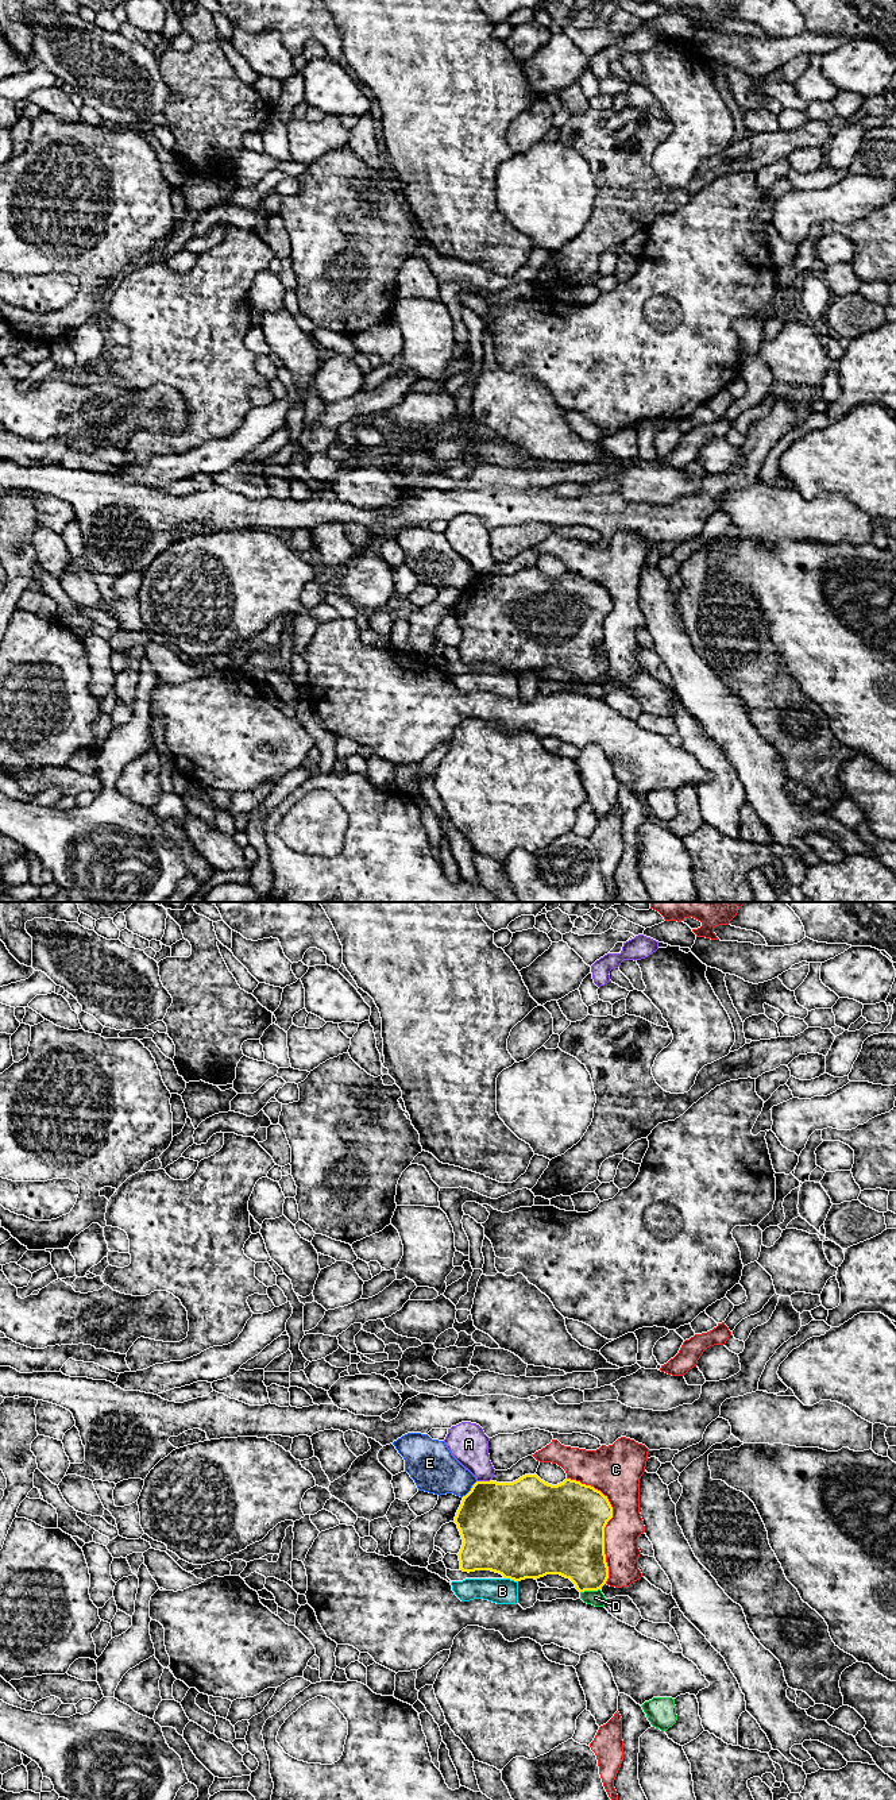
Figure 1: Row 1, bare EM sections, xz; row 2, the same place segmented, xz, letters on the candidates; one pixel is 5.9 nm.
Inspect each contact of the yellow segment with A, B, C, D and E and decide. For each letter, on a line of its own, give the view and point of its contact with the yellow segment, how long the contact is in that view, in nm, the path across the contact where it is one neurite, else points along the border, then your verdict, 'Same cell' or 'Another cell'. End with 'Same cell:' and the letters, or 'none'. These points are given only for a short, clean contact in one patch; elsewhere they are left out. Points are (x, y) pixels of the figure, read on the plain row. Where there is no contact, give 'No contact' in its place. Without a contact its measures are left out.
A: Touches yellow at xz (485, 574). Shared border 90 nm. Another cell
B: Touches yellow at xz (512, 671). Shared border 80 nm. Another cell
C: Touches yellow at xz (609, 612). Shared border 650 nm. Another cell
D: Touches yellow at xz (590, 682). Shared border 120 nm. Another cell
E: Touches yellow at xz (471, 582). Shared border 140 nm. Another cell
Same cell: none

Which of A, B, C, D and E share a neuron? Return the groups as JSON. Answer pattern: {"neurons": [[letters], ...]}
{"neurons": [["A"], ["B"], ["C"], ["D"], ["E"]]}

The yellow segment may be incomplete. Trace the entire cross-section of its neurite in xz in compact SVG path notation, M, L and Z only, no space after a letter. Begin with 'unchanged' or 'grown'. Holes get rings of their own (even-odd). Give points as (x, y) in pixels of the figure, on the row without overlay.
unchanged | M525 567L513 575L476 574L463 589L455 616L463 637L459 644L460 663L491 663L505 671L521 674L560 667L569 671L579 685L598 683L609 671L605 647L605 620L613 610L613 600L600 583L580 574L565 571L557 578L541 573L537 567Z

